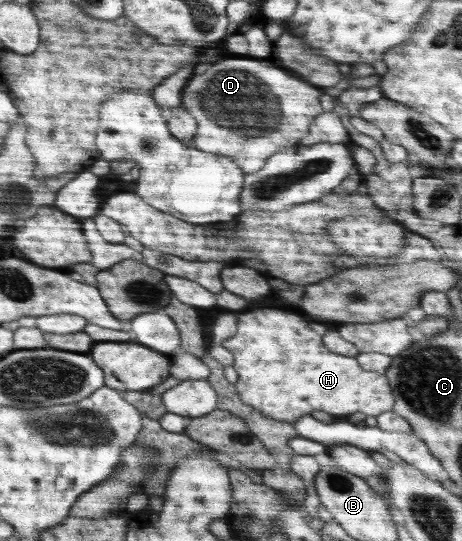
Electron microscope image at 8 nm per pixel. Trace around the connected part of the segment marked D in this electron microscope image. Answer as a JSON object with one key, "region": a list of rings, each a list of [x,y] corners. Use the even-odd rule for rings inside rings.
{"region":[[[242,55],[220,59],[202,75],[194,74],[180,98],[181,105],[198,121],[193,146],[206,153],[232,157],[249,174],[258,171],[278,150],[298,145],[314,118],[323,112],[319,102],[323,92],[266,61]]]}

